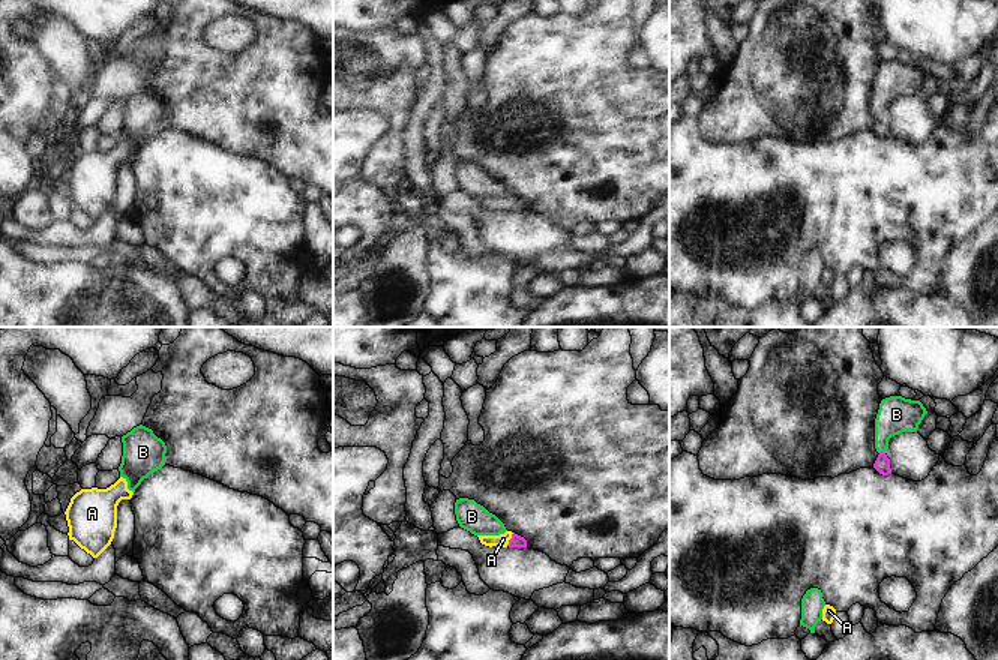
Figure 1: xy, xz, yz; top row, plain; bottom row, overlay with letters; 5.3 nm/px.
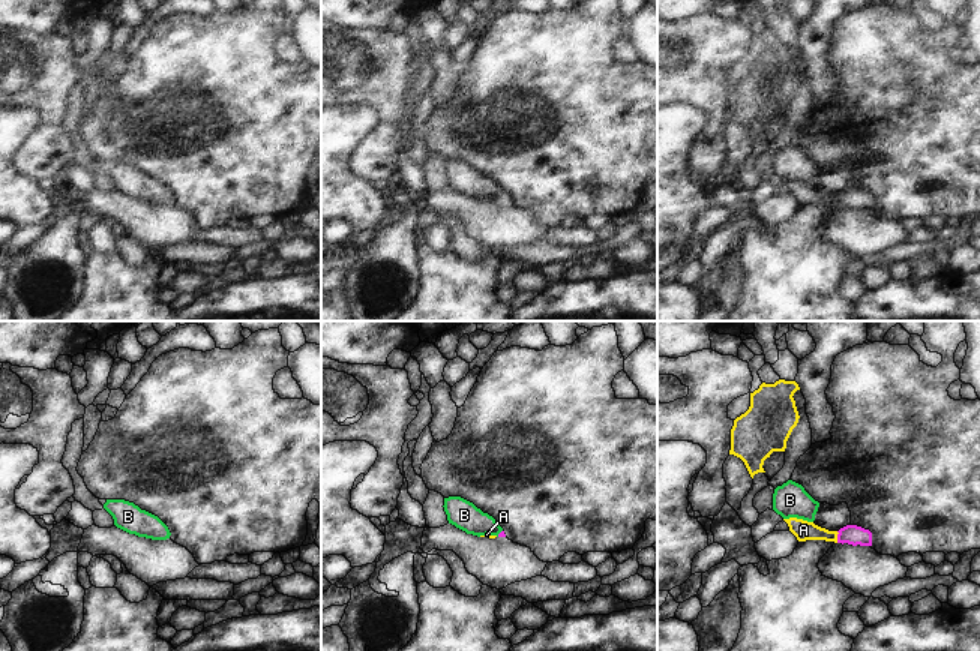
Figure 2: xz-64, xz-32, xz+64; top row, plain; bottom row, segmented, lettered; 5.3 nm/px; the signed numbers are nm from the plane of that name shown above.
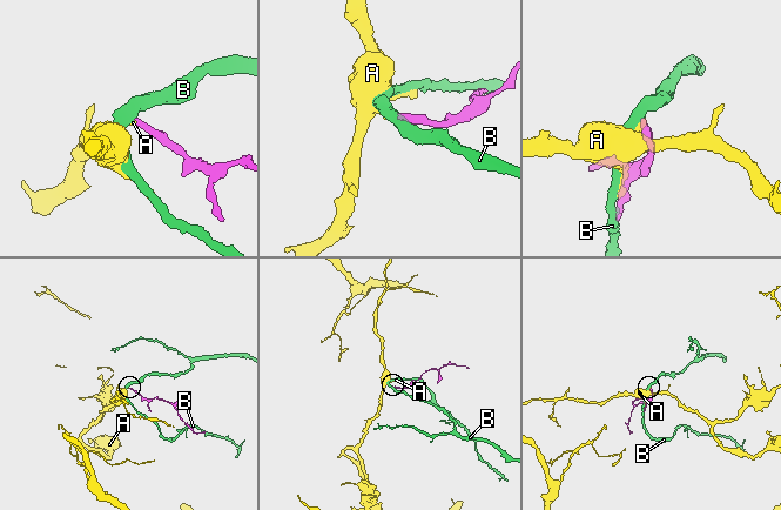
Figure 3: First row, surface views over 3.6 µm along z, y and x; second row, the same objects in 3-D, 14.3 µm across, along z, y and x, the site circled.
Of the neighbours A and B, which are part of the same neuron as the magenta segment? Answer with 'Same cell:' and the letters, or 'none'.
Same cell: A

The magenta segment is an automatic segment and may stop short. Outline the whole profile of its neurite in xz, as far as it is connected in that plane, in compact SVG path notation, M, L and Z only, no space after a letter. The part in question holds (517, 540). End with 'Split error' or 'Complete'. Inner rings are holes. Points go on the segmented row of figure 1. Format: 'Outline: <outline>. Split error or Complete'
Outline: M506 531L500 536L477 536L485 546L503 546L503 548L527 548L527 540L512 531Z. Split error

